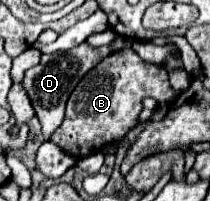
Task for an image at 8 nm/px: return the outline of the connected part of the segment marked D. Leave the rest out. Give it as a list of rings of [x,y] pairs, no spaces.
[[[117,36],[111,44],[107,46],[101,46],[101,48],[93,48],[89,44],[79,44],[67,52],[55,52],[55,54],[43,54],[41,56],[41,62],[37,66],[33,66],[31,70],[27,70],[25,78],[23,78],[23,86],[33,102],[33,108],[35,108],[35,116],[39,118],[41,122],[41,132],[43,132],[43,138],[49,140],[51,134],[59,128],[59,124],[63,122],[63,114],[65,114],[65,102],[69,98],[69,94],[73,92],[73,88],[77,86],[77,82],[93,68],[97,66],[105,56],[113,54],[115,50],[121,50],[125,48],[127,40],[123,36]]]

